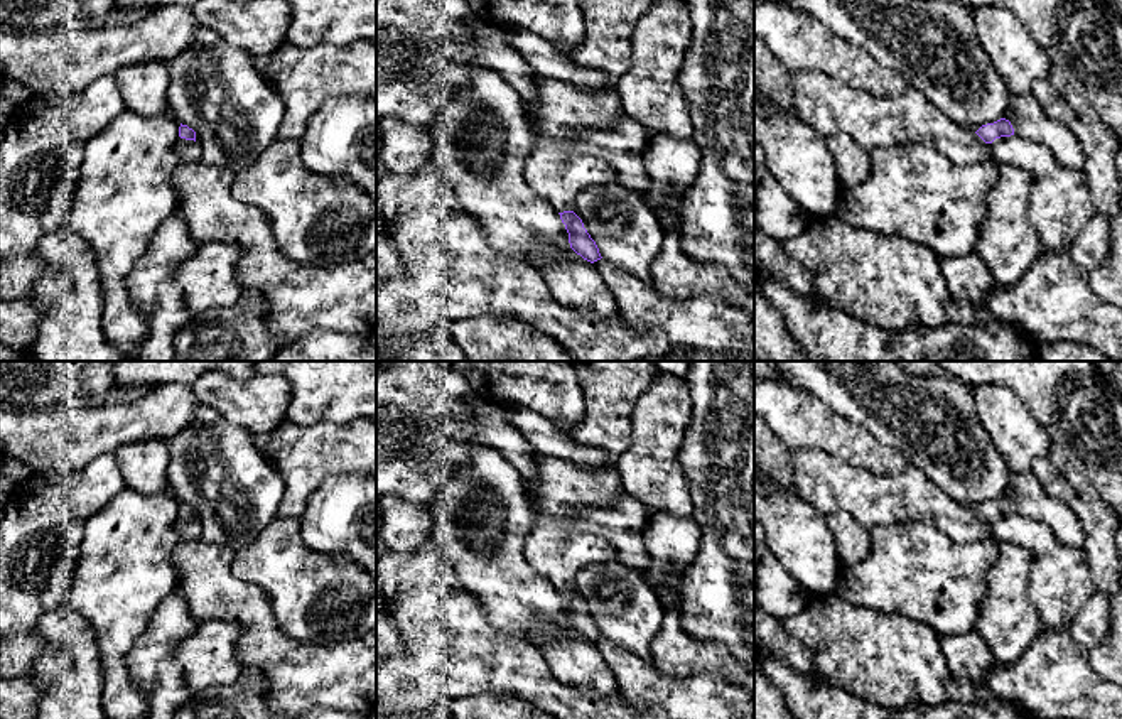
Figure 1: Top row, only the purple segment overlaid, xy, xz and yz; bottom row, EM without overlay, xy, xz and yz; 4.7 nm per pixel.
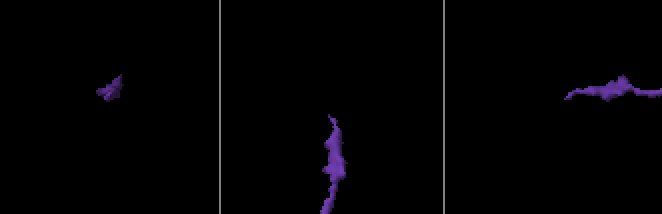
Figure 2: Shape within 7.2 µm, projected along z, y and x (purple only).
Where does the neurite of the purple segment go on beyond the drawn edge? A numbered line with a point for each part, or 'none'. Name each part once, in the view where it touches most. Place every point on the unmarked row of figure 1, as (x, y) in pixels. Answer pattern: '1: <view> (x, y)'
1: xy (186, 529)

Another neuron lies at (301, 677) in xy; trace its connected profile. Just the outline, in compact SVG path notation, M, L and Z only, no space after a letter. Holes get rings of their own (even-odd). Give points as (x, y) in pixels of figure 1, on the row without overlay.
M202 538L179 540L170 562L179 577L177 591L186 597L197 623L221 619L240 628L236 657L243 667L263 672L265 702L277 719L299 716L324 707L349 714L376 707L376 650L363 640L334 646L297 641L278 630L267 592L233 576L236 550L229 545L208 543Z

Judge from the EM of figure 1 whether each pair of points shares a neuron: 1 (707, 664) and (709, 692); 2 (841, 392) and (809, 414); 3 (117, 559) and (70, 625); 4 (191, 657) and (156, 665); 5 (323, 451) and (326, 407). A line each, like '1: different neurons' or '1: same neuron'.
1: different neurons
2: different neurons
3: different neurons
4: different neurons
5: different neurons

